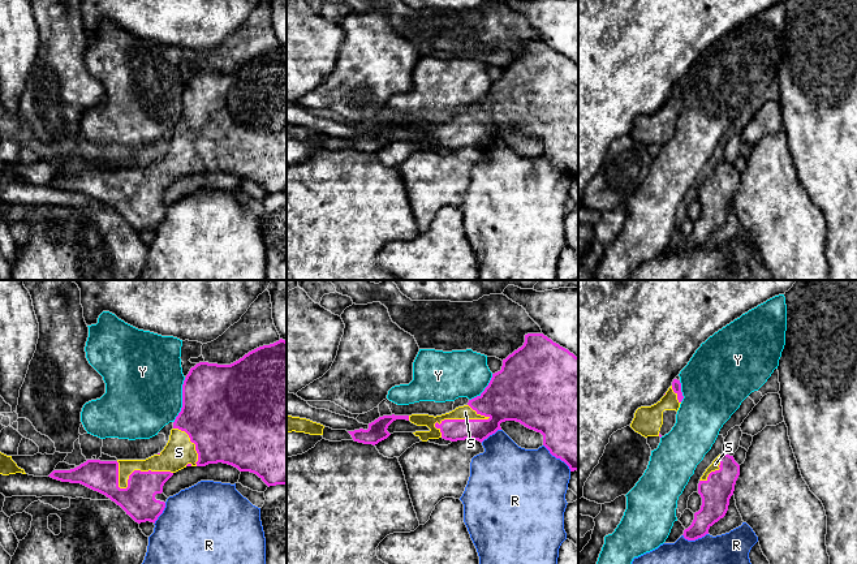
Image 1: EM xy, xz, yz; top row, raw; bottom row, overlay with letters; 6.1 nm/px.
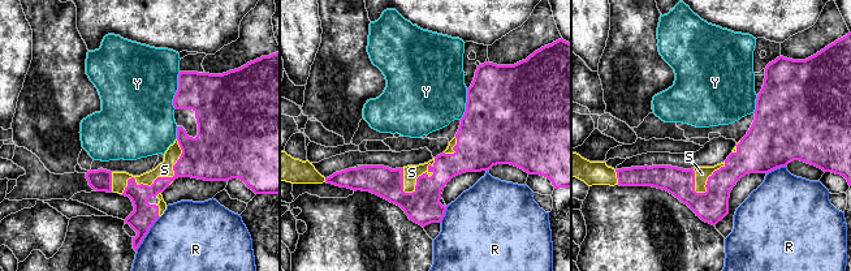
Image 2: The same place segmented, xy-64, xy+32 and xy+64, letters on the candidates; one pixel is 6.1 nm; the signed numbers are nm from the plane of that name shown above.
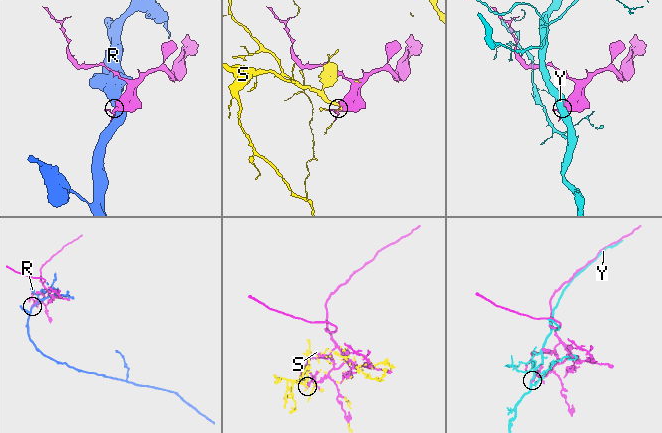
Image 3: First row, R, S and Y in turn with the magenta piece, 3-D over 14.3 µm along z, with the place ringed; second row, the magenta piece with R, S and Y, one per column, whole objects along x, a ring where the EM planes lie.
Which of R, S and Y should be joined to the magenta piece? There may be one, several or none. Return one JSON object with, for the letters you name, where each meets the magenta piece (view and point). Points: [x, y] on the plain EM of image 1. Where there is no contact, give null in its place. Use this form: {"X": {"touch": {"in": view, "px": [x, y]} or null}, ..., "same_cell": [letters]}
{"S": {"touch": {"in": "xz", "px": [461, 128]}}, "same_cell": ["S"]}

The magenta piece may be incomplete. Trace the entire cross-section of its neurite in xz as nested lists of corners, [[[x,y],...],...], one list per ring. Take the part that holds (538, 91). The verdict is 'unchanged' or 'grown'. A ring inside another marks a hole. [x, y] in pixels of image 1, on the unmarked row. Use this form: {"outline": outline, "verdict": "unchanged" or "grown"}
{"outline": [[[543,42],[525,43],[521,56],[503,68],[501,78],[492,82],[485,99],[464,115],[442,124],[412,122],[383,124],[369,132],[369,137],[348,139],[354,150],[378,152],[391,142],[388,134],[396,128],[406,128],[428,139],[413,141],[422,150],[443,146],[457,150],[473,147],[483,150],[501,138],[500,132],[516,129],[543,143],[543,154],[552,164],[564,169],[570,180],[578,180],[578,65],[554,51]]], "verdict": "grown"}

